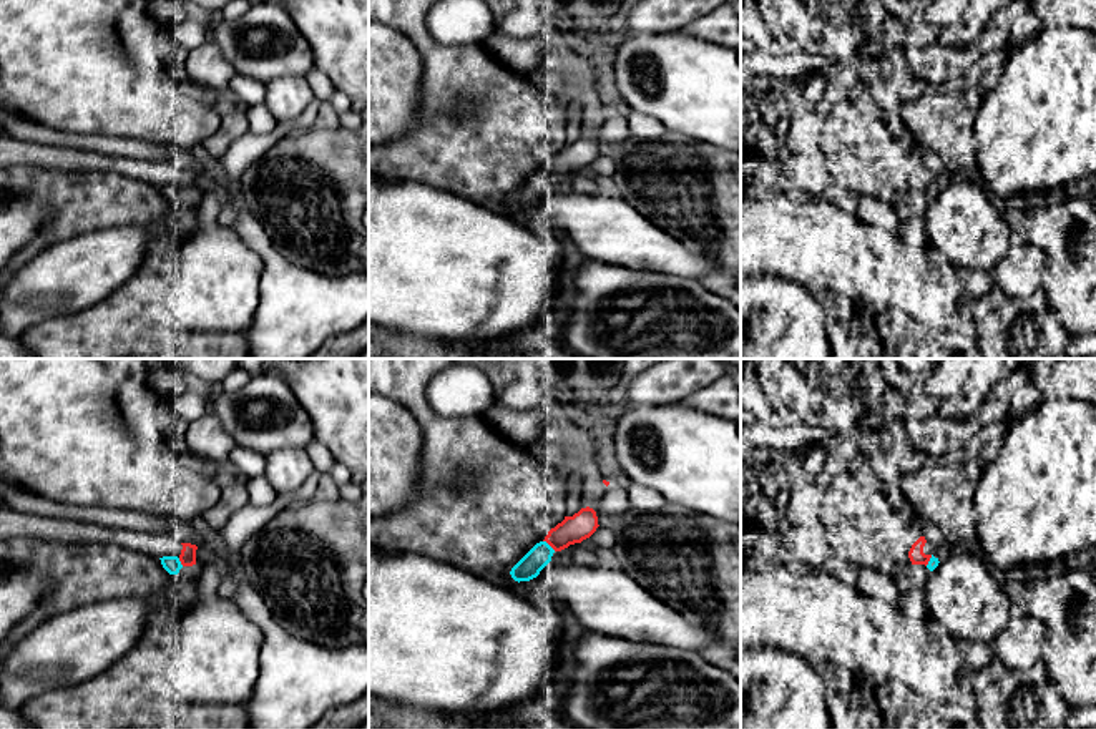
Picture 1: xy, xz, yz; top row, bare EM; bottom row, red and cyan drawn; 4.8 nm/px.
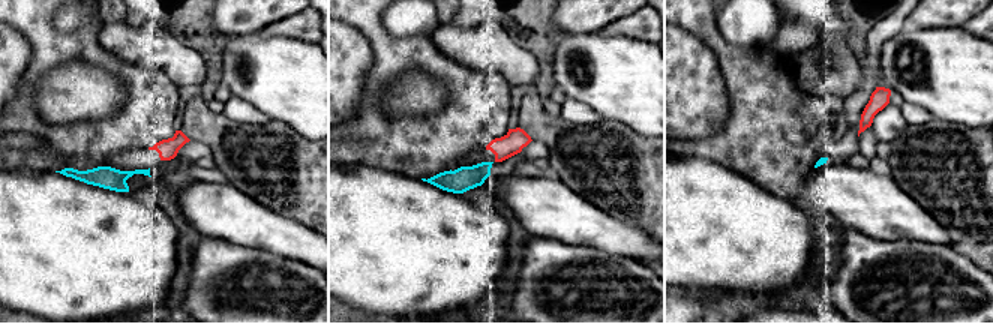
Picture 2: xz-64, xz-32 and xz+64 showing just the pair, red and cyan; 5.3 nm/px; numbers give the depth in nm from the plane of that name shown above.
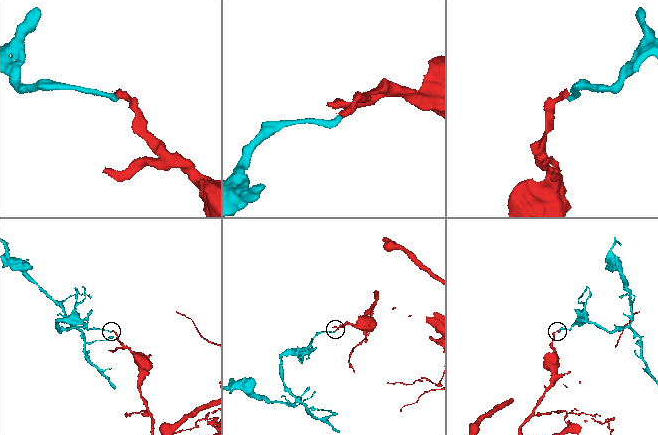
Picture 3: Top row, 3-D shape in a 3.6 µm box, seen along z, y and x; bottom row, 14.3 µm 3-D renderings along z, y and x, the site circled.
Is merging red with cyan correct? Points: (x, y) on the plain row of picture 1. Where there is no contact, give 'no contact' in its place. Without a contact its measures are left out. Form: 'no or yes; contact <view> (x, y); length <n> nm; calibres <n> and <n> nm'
no; contact xz (550, 173); length 80 nm; calibres 140 and 110 nm

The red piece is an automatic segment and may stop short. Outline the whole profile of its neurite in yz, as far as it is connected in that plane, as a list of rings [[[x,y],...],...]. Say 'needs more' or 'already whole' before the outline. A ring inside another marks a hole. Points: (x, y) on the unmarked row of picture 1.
already whole | [[[920,164],[910,176],[908,179],[908,186],[912,189],[912,193],[928,193],[932,183],[925,183],[923,181],[923,174],[925,174],[927,168],[925,164]]]

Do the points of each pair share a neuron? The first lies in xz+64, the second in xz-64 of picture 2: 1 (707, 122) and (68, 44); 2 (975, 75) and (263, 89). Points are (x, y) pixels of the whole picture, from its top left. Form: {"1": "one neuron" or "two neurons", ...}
{"1": "one neuron", "2": "one neuron"}

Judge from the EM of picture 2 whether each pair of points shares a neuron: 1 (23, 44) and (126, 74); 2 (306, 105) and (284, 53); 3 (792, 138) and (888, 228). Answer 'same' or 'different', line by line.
1: same
2: same
3: different

